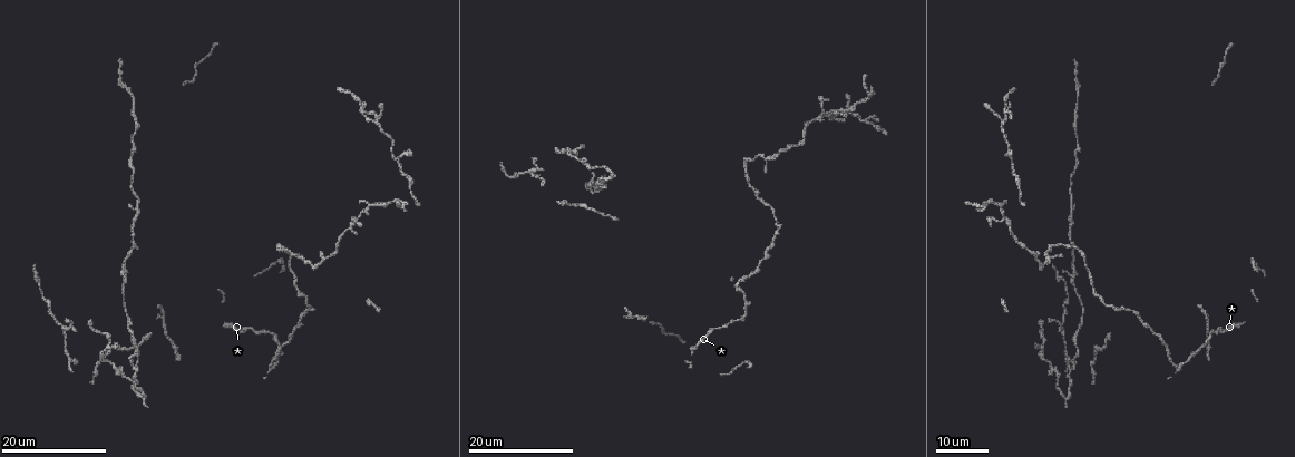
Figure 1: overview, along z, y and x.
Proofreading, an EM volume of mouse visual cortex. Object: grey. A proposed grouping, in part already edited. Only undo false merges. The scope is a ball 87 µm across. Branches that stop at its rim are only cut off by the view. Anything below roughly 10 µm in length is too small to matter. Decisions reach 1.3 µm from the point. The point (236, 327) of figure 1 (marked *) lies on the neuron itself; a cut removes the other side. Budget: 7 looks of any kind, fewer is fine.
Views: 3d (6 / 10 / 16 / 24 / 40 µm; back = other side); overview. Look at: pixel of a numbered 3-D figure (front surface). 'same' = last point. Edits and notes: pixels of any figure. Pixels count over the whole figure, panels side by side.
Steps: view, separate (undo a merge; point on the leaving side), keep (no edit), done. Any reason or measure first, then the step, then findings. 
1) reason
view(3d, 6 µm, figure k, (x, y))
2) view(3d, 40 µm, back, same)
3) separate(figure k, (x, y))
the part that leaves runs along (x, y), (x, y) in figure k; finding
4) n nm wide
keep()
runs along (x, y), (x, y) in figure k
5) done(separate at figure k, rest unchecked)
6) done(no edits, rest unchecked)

narrows sharply
view(3d, 16 µm, figure 1, (139, 343))

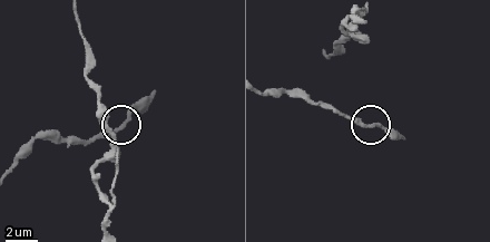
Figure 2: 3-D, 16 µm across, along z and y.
view(3d, 10 µm, figure 2, (120, 126))

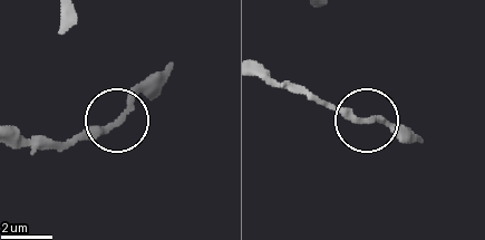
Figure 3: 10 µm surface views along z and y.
keep()
all the same neuron

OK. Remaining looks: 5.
view(3d, 24 µm, figure 1, (130, 249))

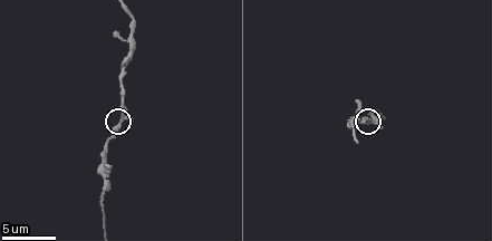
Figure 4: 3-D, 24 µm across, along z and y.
view(3d, 10 µm, figure 4, (369, 122))

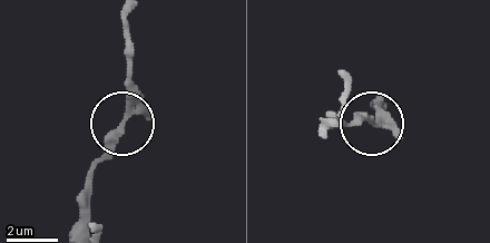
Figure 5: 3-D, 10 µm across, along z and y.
220 nm wide
keep()
one neuron here

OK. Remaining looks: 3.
thick turns thin
view(3d, 16 µm, figure 1, (1078, 145))

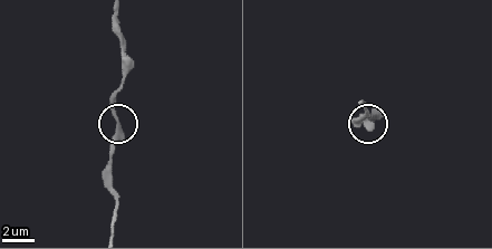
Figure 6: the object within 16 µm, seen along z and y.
view(3d, 6 µm, figure 6, (119, 130))

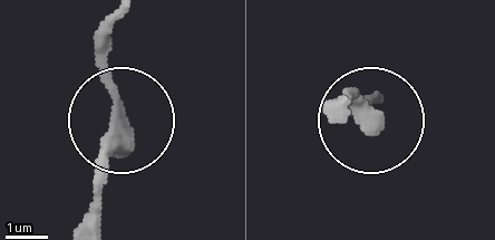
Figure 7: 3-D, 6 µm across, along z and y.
3 arms
keep()
runs along (98, 222), (98, 147), (119, 105), (108, 22) in figure 7; one neuron here

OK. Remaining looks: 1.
done(no edits, rest unchecked)

